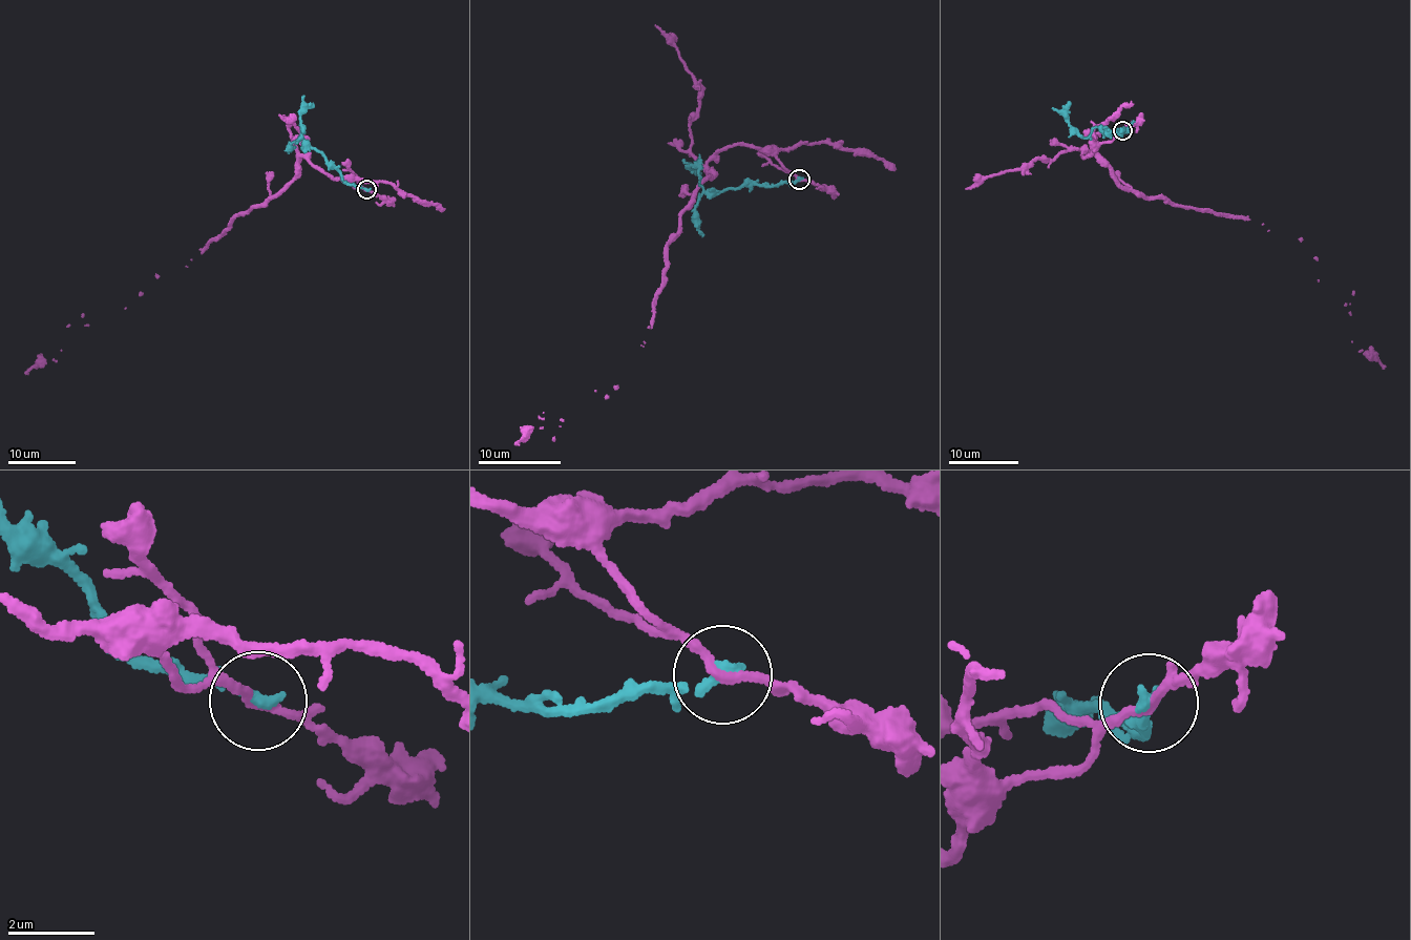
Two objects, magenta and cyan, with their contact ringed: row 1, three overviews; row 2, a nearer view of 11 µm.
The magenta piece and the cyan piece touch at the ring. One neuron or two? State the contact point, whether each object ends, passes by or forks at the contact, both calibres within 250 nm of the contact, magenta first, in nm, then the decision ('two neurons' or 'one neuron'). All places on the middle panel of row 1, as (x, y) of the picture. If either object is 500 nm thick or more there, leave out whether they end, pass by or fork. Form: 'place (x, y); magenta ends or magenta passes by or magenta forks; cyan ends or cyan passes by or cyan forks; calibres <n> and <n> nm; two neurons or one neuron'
place (799, 180); magenta passes by; cyan ends; calibres 190 and 260 nm; two neurons

